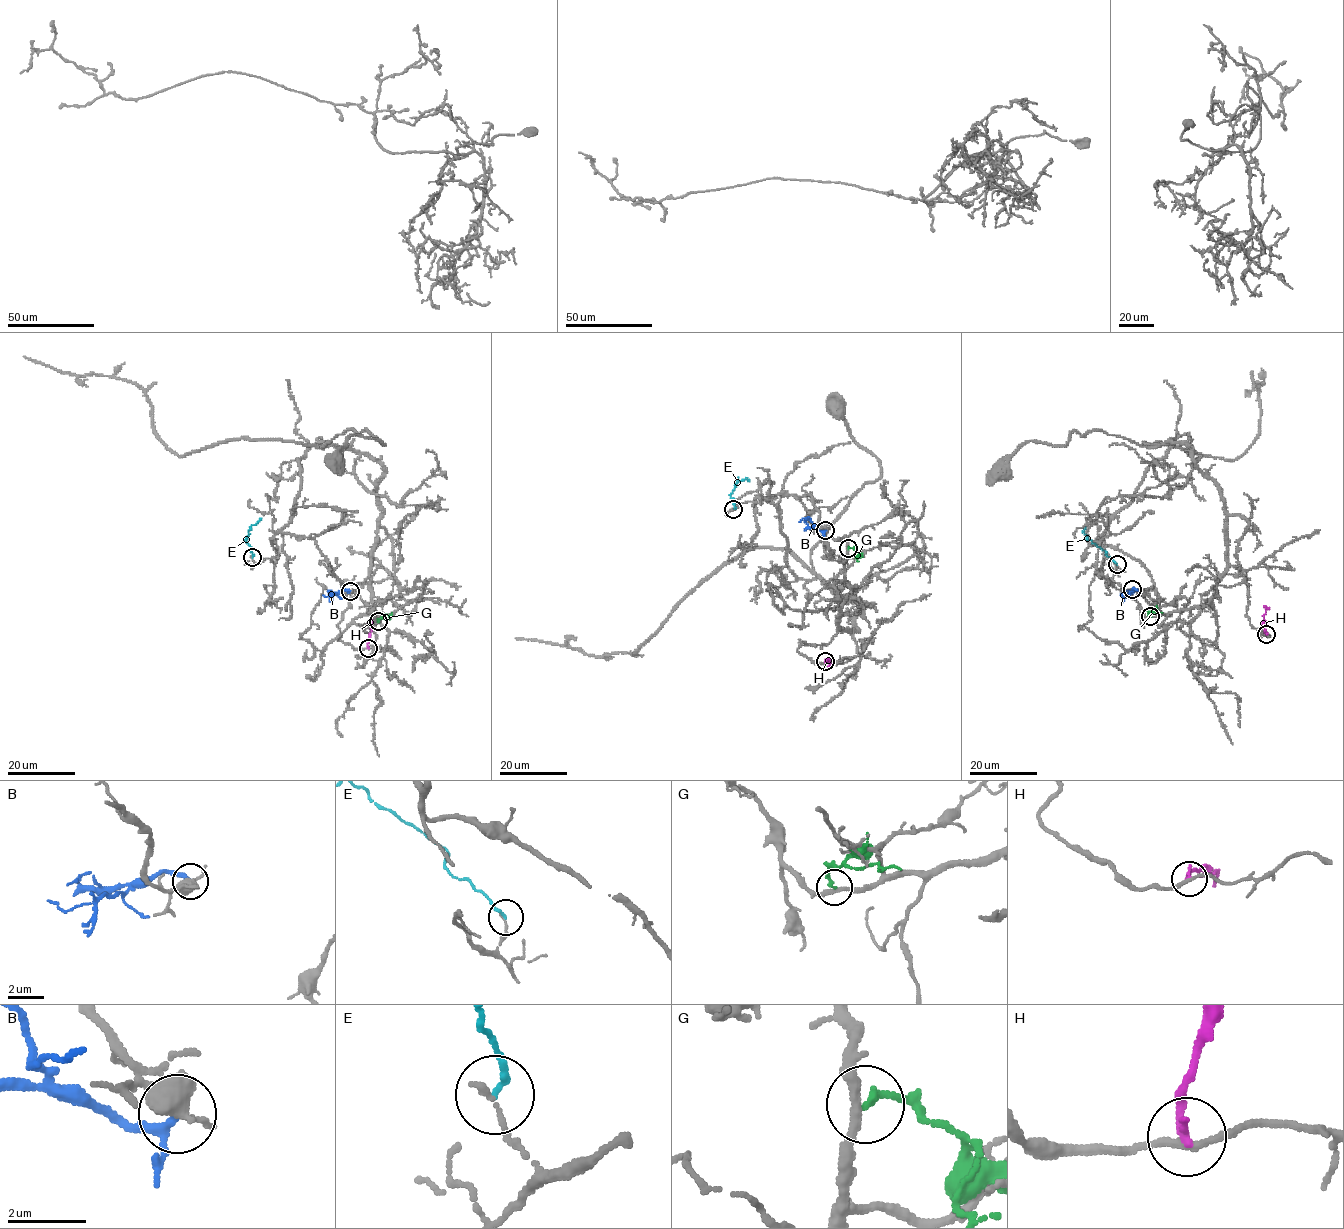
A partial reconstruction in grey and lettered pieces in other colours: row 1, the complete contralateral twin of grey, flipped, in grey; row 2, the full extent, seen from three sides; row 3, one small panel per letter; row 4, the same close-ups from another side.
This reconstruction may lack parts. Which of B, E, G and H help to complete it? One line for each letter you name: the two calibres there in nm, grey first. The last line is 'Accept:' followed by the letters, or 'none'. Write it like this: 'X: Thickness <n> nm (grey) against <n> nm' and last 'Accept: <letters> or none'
Accept: none

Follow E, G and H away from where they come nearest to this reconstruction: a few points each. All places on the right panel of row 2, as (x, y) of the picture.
E: (1117, 564), (1083, 532), (1085, 527)
G: (1150, 616), (1153, 610), (1162, 613)
H: (1266, 634), (1264, 606)

